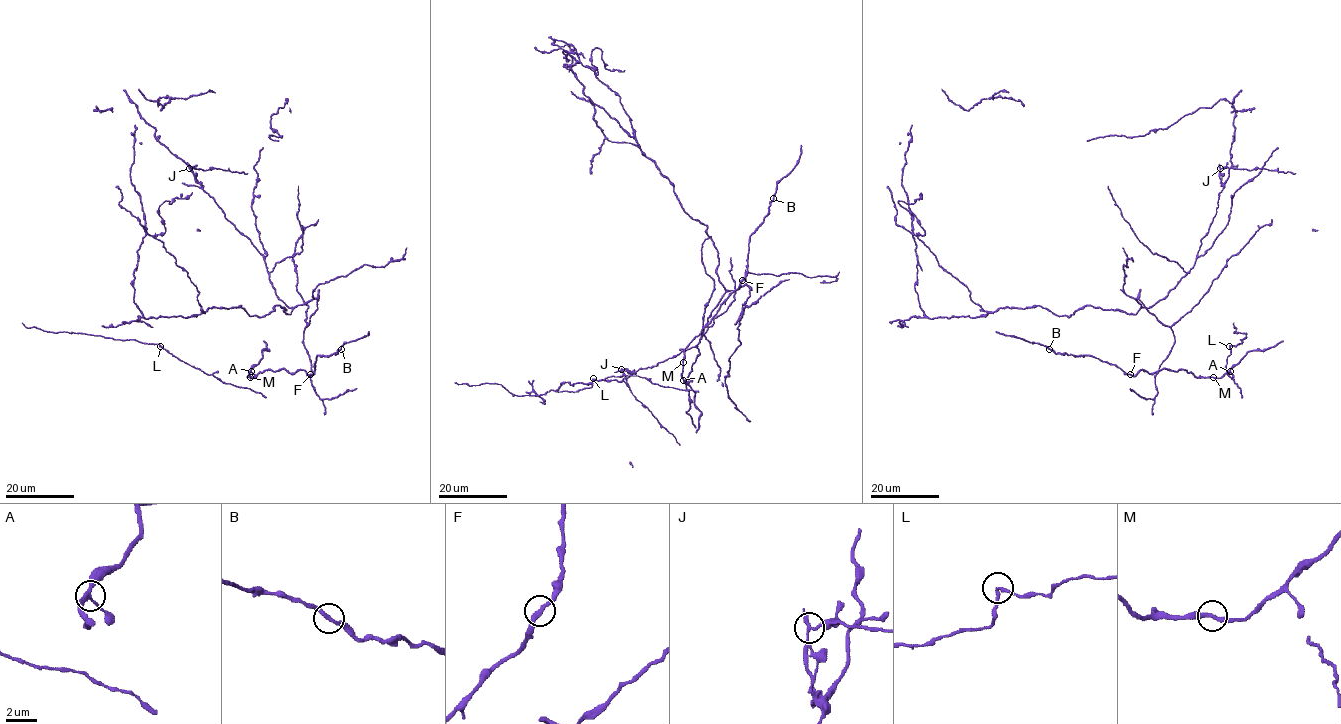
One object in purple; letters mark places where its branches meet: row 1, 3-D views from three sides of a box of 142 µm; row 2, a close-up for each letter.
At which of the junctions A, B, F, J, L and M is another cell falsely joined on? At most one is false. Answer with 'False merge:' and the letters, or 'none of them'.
False merge: J

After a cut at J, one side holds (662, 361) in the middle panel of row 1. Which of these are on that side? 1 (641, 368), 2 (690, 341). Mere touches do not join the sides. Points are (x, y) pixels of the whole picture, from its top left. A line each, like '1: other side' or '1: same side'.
1: same side
2: other side

